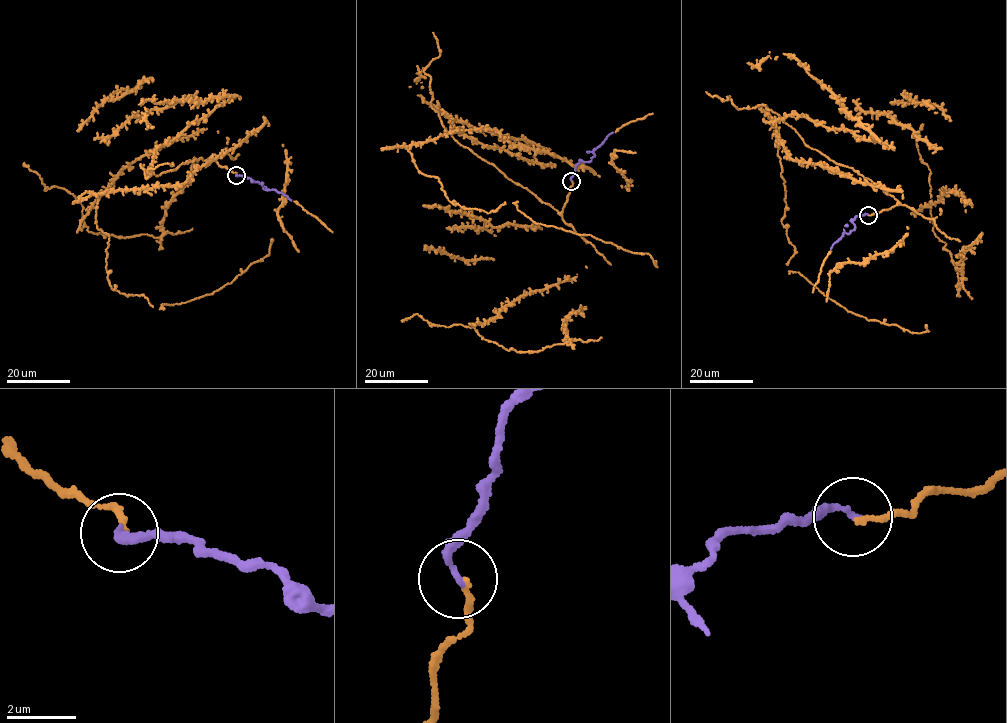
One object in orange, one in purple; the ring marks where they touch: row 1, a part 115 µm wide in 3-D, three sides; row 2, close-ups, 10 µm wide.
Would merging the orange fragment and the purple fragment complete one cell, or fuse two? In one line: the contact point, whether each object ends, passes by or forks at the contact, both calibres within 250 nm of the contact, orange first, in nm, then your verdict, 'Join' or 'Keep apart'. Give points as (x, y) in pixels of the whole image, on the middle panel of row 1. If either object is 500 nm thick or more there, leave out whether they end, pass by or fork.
Place: (571, 181). At the ring orange ends. At the ring purple ends. Thickness 140 nm (orange) against 200 nm. Join

